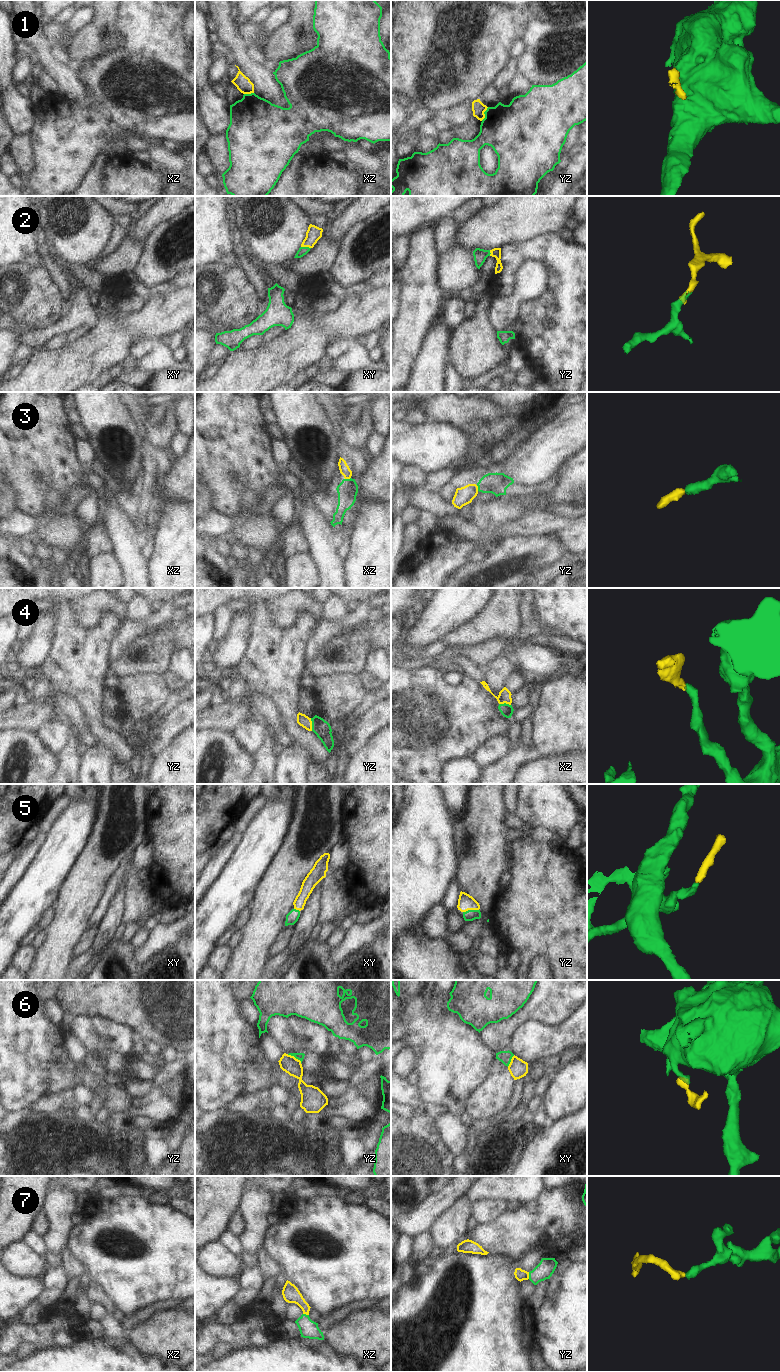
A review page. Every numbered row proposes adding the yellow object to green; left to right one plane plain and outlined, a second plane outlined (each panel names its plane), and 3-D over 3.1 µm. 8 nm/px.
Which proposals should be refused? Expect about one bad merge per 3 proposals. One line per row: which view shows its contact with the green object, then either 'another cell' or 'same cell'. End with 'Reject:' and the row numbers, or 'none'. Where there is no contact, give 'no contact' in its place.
1: contact in yz; another cell
2: contact in xy; same cell
3: contact in xz; same cell
4: contact in yz; same cell
5: contact in yz; same cell
6: contact in yz; another cell
7: contact in yz; same cell
Reject: 1, 6

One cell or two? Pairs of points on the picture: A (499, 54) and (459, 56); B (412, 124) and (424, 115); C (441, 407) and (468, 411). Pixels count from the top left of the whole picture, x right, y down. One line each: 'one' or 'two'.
A: one
B: one
C: one

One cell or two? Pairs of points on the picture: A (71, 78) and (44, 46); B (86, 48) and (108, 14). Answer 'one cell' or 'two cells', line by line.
A: one cell
B: one cell

